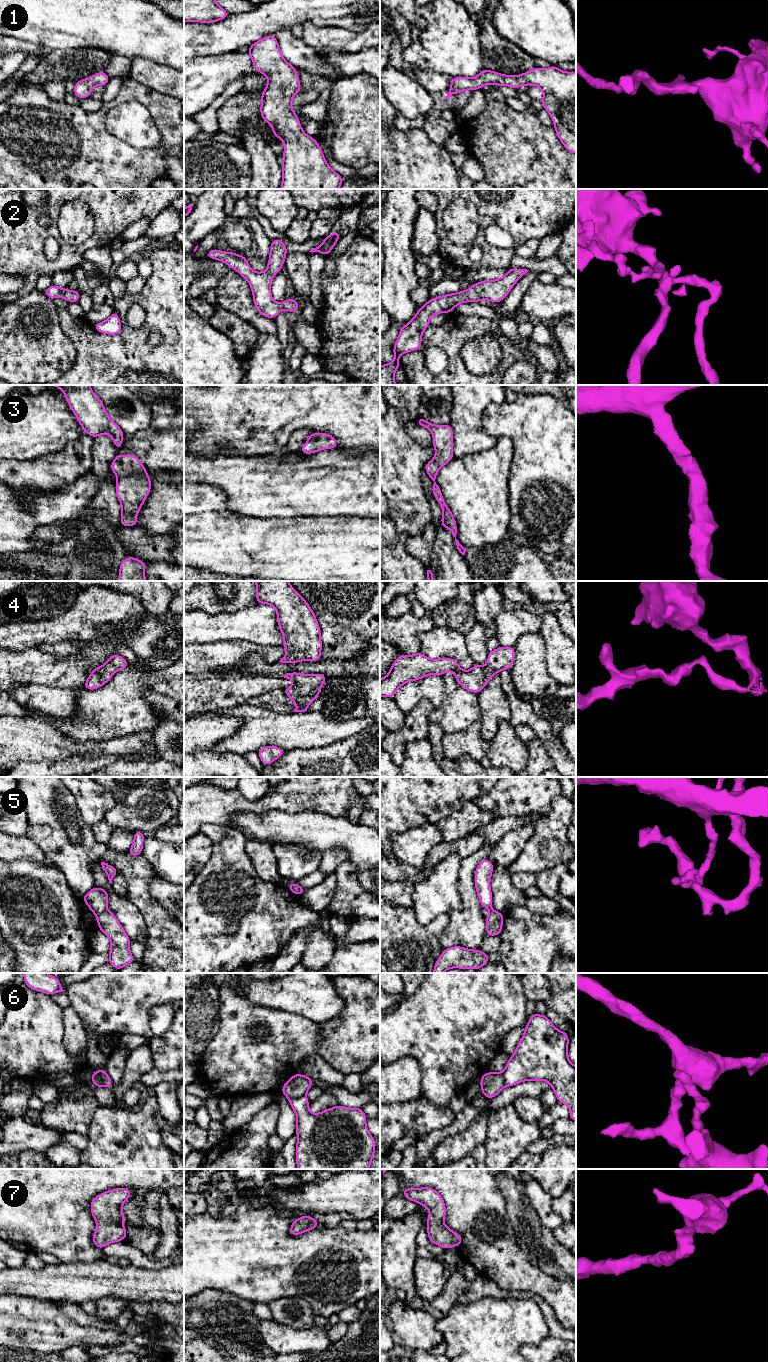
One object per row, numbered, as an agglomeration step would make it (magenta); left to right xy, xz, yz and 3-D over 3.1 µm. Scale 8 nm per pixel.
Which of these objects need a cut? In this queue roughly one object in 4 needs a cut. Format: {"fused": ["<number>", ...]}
{"fused": ["5", "6"]}

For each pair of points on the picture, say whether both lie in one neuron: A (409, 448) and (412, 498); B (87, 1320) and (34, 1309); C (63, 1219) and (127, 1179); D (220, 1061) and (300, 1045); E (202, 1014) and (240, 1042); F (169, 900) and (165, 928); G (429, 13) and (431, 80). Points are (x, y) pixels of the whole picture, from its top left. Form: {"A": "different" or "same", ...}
{"A": "same", "B": "different", "C": "same", "D": "same", "E": "different", "F": "different", "G": "different"}

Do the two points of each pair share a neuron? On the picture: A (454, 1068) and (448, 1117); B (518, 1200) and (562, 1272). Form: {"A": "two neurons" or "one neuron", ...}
{"A": "two neurons", "B": "one neuron"}

